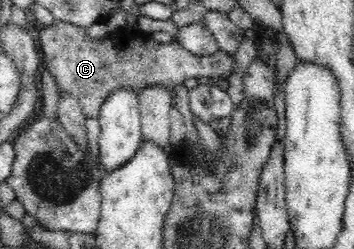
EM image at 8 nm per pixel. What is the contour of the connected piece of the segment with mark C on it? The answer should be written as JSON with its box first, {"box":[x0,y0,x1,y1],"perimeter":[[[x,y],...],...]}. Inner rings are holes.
{"box":[39,20,234,119],"perimeter":[[[53,20],[49,25],[41,27],[39,45],[43,51],[45,67],[55,77],[55,83],[59,84],[59,90],[65,90],[75,97],[85,117],[93,119],[98,119],[101,104],[115,88],[135,90],[137,95],[145,86],[151,84],[163,84],[169,90],[173,90],[177,84],[183,83],[187,78],[229,77],[234,64],[231,54],[221,50],[213,53],[213,55],[193,55],[177,39],[161,43],[157,42],[151,34],[145,34],[143,31],[134,32],[130,29],[107,30],[98,39],[91,38],[87,34],[87,28],[61,20]]]}

